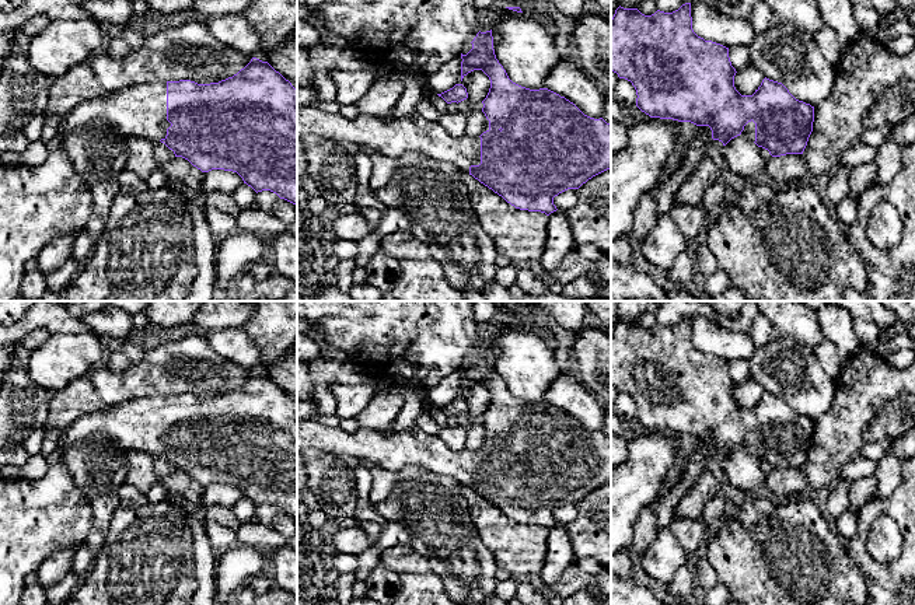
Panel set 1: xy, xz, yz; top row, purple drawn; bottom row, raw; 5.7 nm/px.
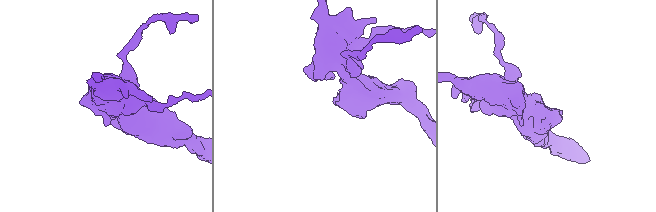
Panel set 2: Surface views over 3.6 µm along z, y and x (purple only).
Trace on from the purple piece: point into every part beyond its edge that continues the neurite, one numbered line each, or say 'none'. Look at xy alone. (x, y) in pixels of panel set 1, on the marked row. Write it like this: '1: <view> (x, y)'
1: xy (140, 111)

